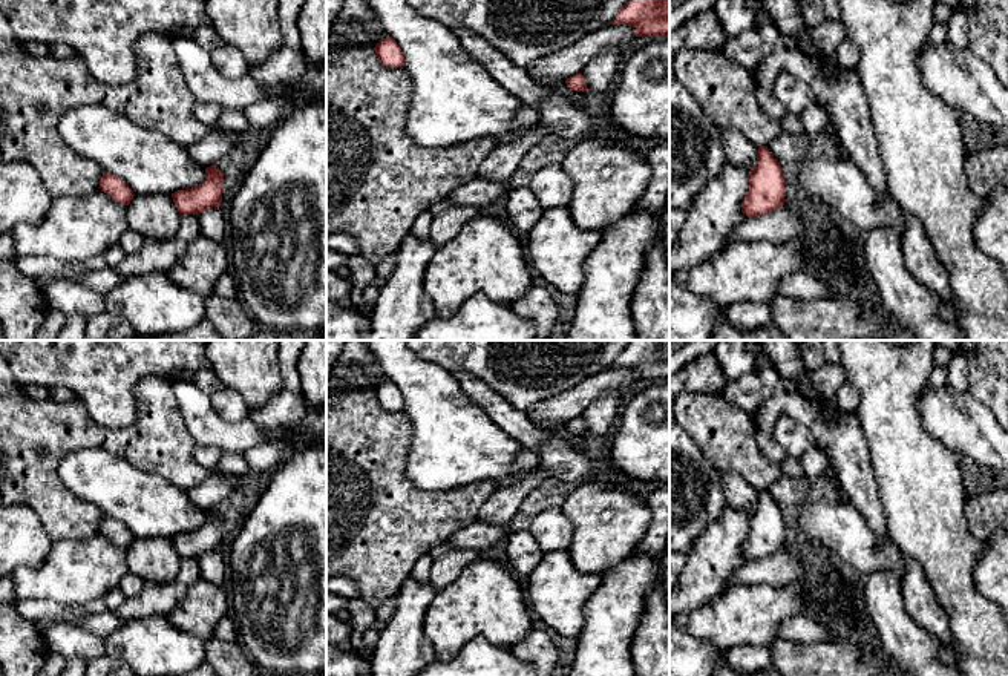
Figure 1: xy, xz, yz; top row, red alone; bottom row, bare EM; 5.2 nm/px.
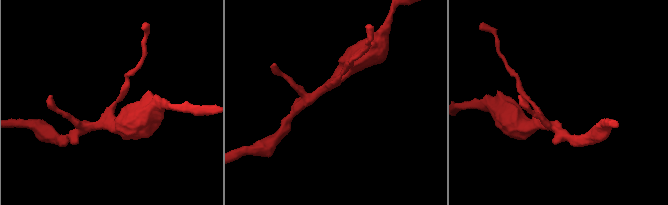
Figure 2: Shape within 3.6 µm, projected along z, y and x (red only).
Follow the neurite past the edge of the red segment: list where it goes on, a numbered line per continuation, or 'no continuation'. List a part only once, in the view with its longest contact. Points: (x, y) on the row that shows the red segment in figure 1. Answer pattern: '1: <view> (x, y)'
no continuation

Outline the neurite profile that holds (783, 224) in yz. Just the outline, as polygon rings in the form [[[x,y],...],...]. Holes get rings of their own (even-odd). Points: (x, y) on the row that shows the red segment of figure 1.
[[[780,207],[771,213],[746,218],[732,233],[732,244],[767,241],[774,244],[798,239],[809,230],[806,218],[795,208]]]

